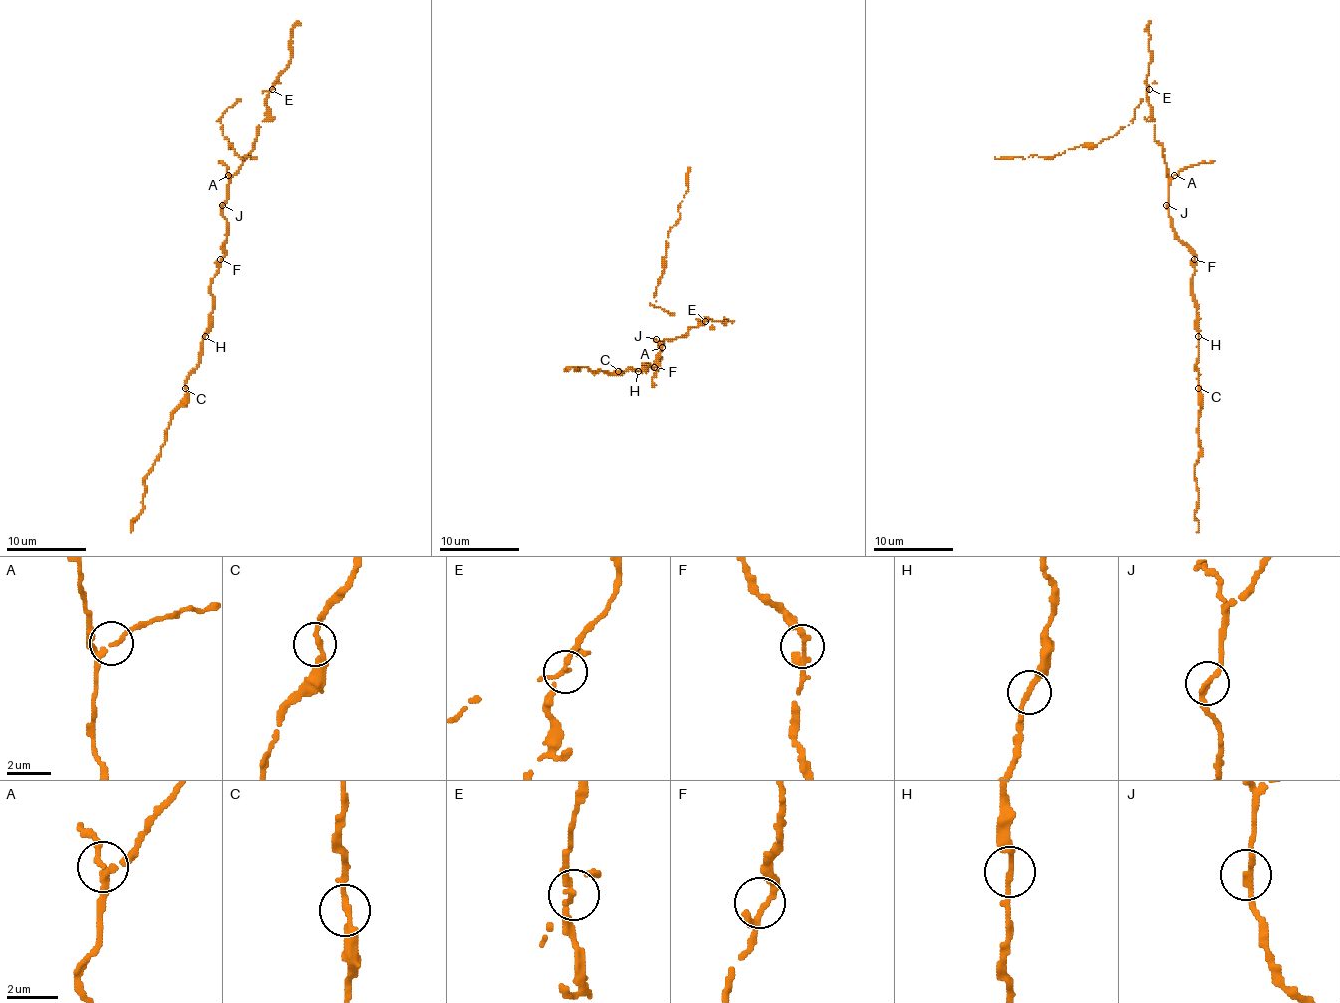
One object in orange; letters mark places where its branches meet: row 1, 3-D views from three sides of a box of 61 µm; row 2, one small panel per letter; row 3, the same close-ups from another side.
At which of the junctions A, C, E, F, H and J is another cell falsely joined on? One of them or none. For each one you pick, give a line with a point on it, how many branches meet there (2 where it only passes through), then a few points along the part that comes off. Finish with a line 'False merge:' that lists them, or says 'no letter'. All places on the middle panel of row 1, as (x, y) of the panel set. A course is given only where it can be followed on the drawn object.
E: place (705, 321); branches 3
False merge: E

